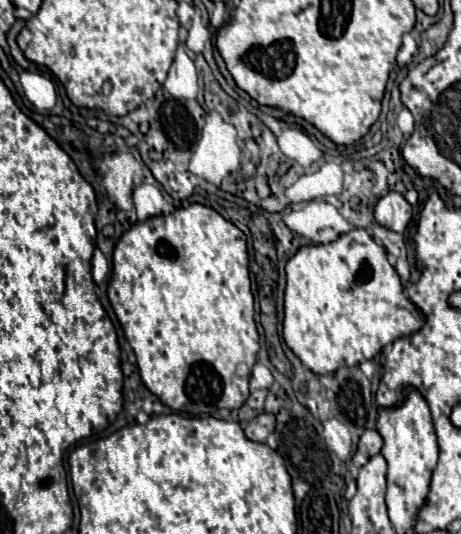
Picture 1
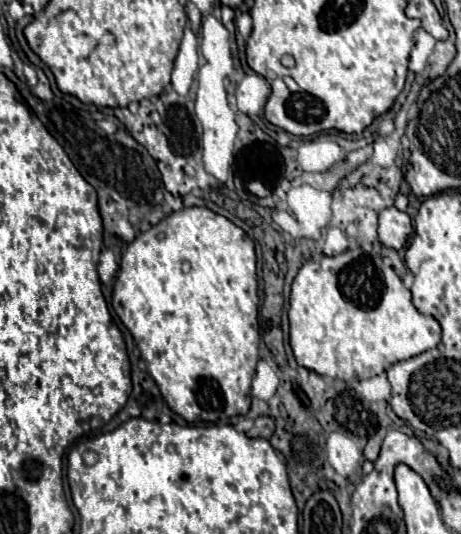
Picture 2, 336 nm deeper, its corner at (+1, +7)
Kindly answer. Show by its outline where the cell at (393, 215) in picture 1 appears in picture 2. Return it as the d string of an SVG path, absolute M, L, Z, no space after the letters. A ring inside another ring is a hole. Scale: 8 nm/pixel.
M395 206L385 208L379 214L379 242L383 246L399 252L407 246L411 232L413 232L411 218L405 212L397 210Z

